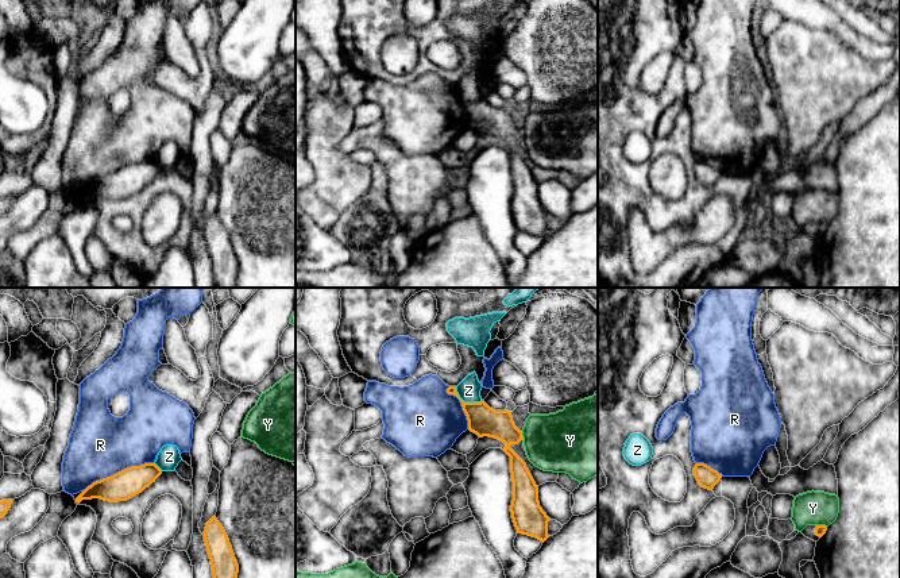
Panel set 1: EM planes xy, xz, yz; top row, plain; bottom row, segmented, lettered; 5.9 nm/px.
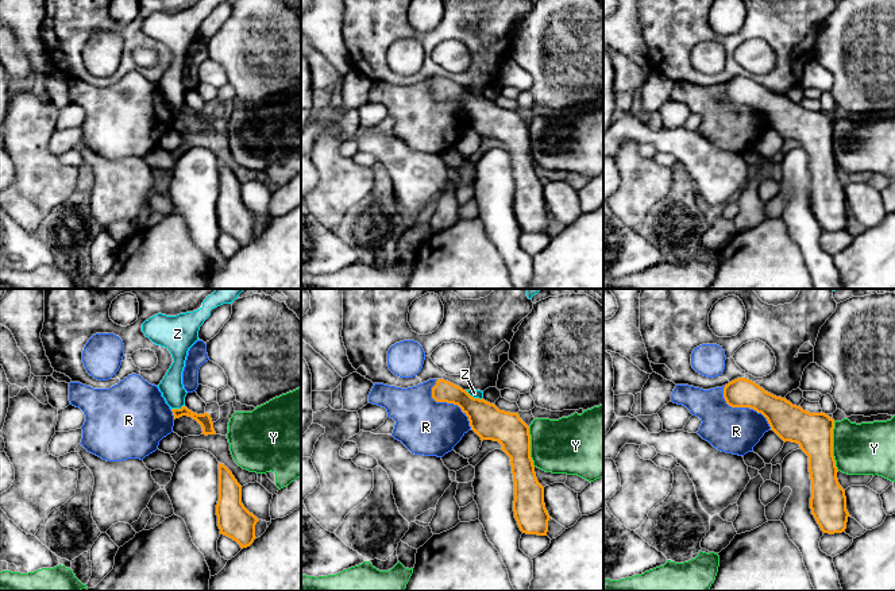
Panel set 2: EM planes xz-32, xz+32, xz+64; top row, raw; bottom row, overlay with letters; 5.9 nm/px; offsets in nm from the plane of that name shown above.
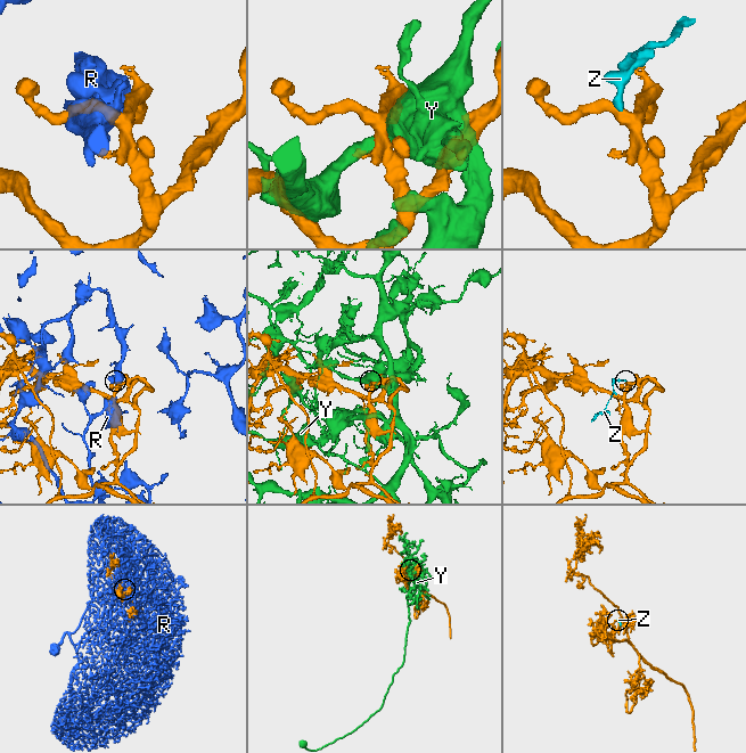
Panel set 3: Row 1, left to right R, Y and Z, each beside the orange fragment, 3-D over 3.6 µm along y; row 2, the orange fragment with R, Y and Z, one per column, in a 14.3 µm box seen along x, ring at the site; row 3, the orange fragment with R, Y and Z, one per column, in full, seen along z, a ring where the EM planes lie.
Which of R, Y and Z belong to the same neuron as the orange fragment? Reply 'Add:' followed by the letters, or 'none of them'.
Add: none of them

